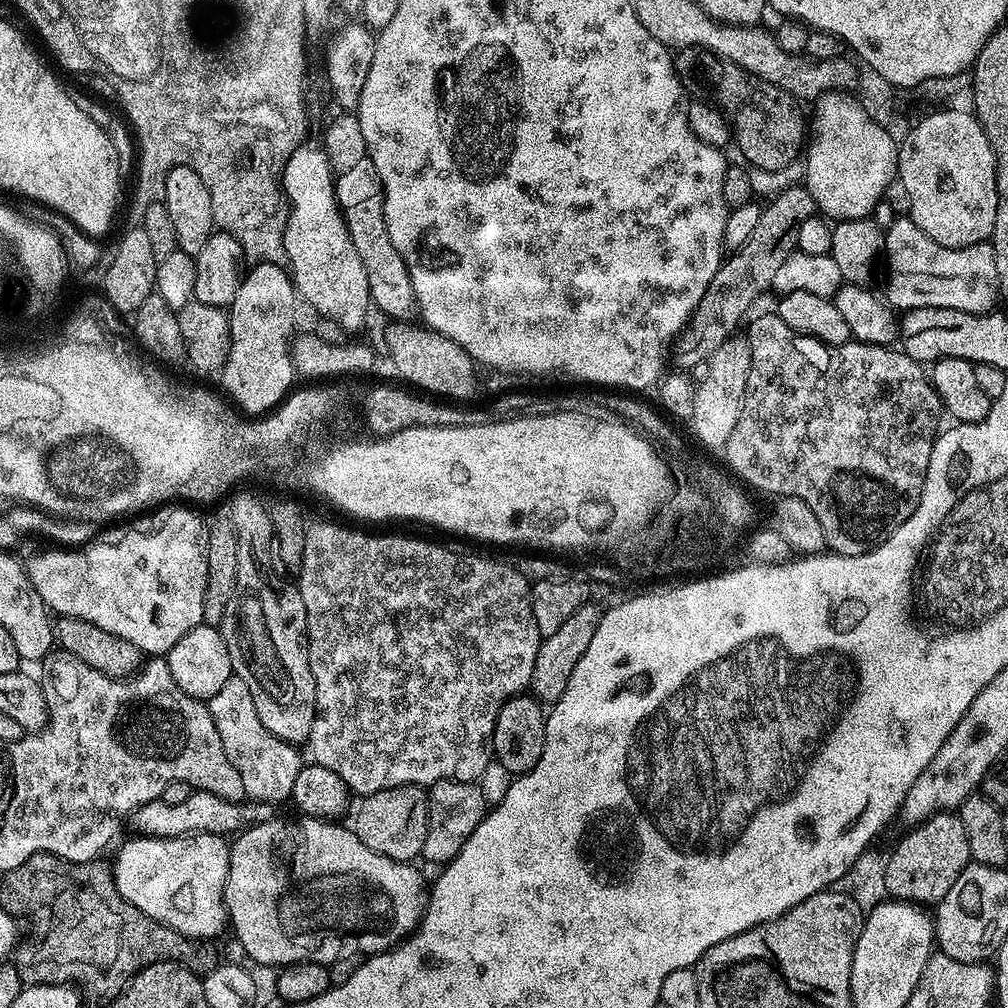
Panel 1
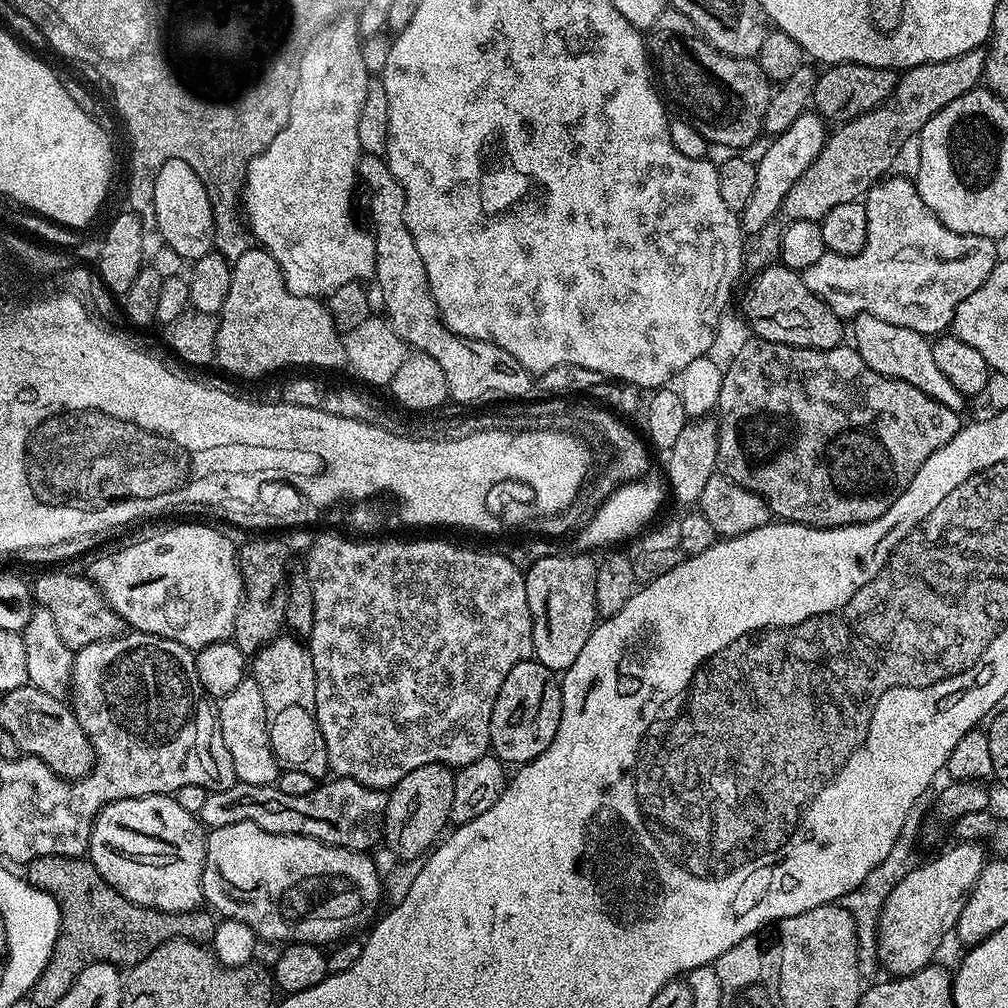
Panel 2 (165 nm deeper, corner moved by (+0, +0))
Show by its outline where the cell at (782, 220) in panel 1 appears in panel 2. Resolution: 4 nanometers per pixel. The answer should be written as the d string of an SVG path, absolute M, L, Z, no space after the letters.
M979 47L958 58L909 68L897 79L896 91L886 103L852 120L843 121L837 127L840 129L825 139L818 158L810 162L806 174L794 182L775 220L771 220L755 237L756 249L747 253L747 267L752 270L766 268L779 257L783 225L799 220L819 222L826 214L830 214L830 210L834 210L834 206L860 200L875 184L885 179L891 173L888 171L895 166L904 143L911 136L912 139L919 137L922 126L926 126L926 122L930 122L930 118L934 118L942 106L954 102L954 98L966 94L981 83L985 55L985 49Z

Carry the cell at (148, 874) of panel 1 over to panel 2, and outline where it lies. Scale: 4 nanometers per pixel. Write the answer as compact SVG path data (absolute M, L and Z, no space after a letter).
M175 795L122 798L118 802L110 802L92 821L86 856L110 887L121 892L130 902L163 912L190 912L201 907L204 900L202 870L205 839L206 832L199 819L193 813L182 810Z

